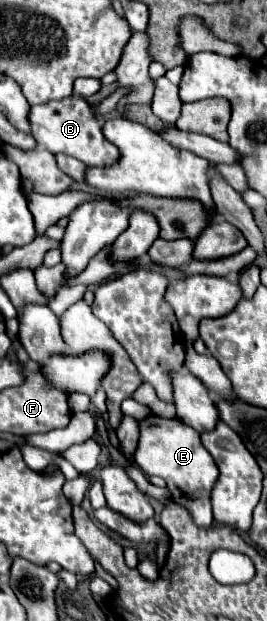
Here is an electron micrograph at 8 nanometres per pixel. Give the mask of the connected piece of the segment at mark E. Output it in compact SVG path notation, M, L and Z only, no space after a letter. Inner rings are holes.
M151 414L149 418L141 420L141 438L135 452L135 464L147 474L147 476L161 476L167 482L167 488L171 490L171 500L189 508L193 520L207 528L213 524L211 514L211 488L213 482L219 476L219 470L211 458L211 454L205 450L205 446L199 442L199 434L195 428L189 428L185 422L177 418L161 418Z

